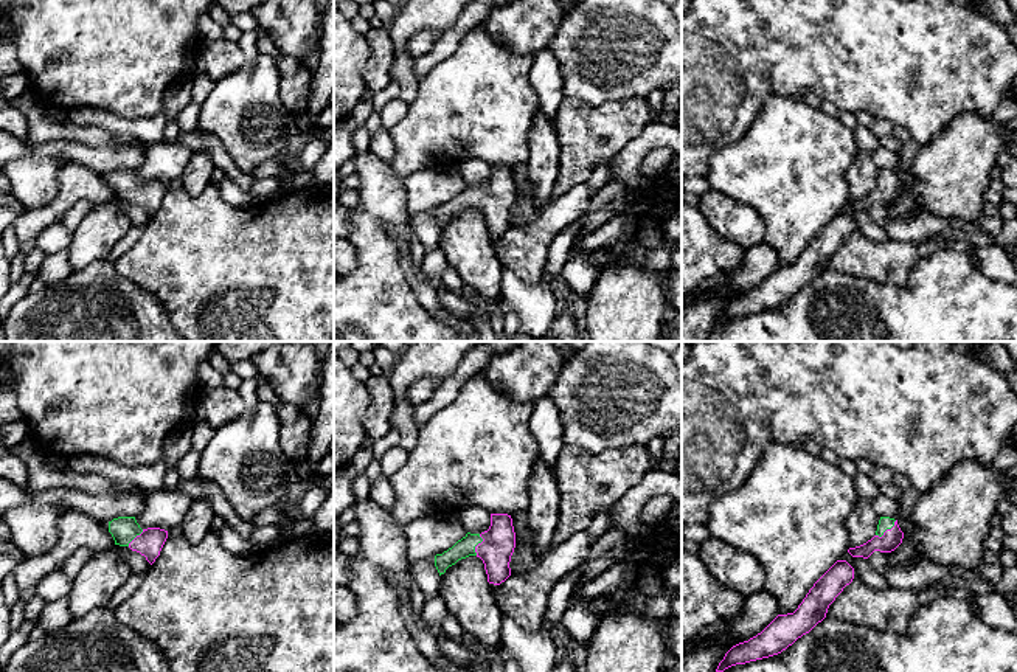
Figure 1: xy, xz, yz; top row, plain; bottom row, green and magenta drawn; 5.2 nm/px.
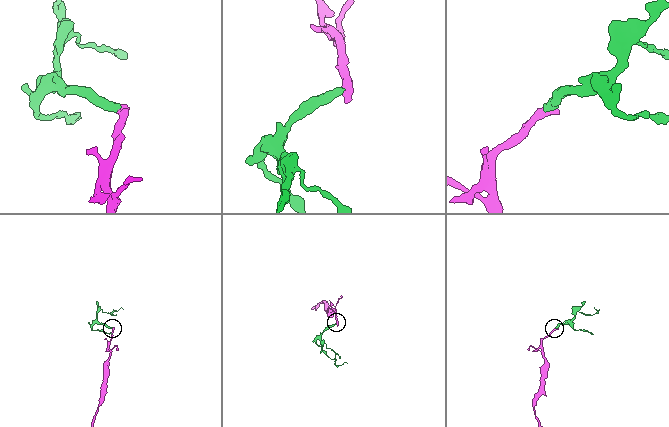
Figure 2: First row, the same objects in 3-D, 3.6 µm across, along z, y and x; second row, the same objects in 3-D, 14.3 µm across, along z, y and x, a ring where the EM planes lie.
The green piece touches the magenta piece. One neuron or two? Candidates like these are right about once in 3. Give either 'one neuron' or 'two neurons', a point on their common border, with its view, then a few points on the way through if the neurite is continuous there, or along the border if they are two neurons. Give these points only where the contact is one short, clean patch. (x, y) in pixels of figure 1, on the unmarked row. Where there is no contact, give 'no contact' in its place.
one neuron; meets green in yz at (887, 180); runs through yz (885, 176), (887, 180), (892, 191)

